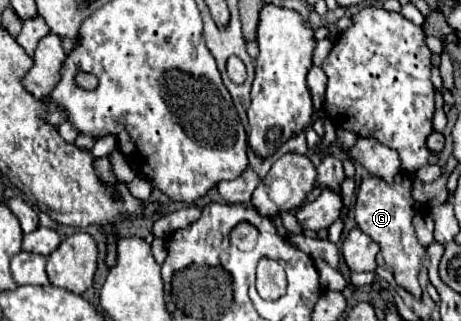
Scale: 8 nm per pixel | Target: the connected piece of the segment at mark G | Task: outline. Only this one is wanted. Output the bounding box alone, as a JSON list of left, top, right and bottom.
[355,176,425,298]

